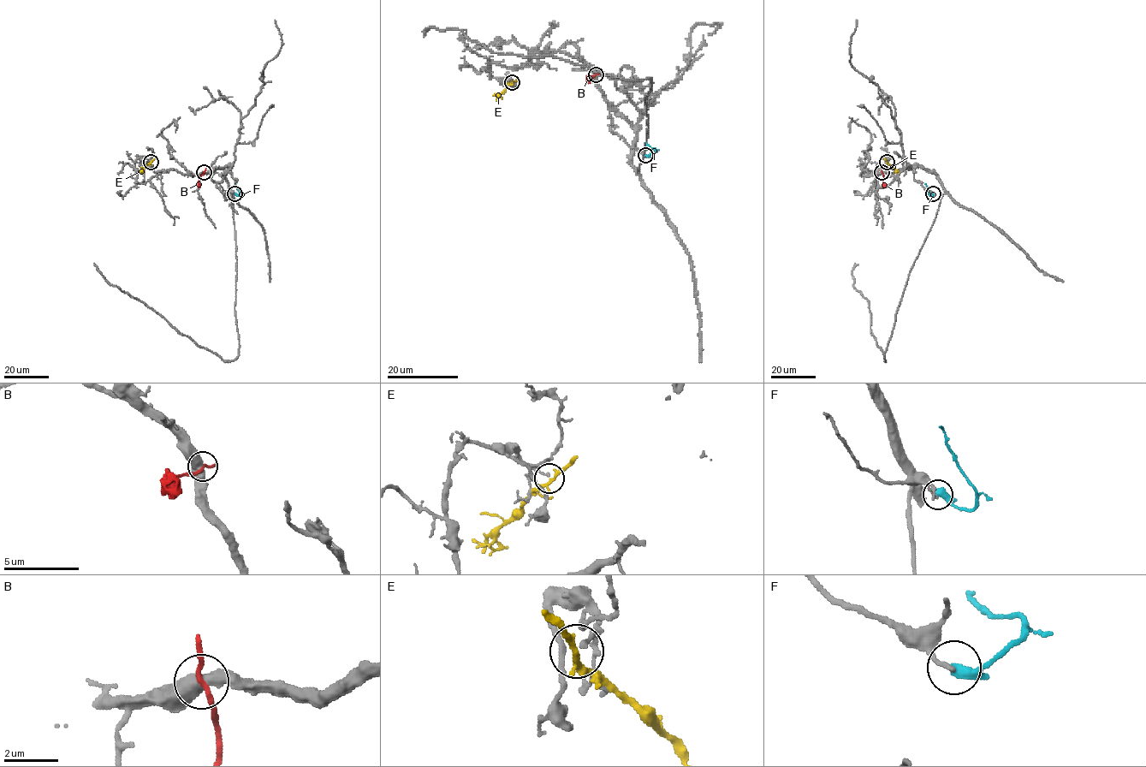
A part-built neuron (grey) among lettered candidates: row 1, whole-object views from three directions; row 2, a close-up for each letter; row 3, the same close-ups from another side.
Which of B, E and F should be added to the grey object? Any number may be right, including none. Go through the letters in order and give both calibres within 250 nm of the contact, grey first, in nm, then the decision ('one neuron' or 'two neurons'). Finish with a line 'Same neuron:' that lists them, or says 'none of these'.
B: 550/180 nm | two neurons
E: 140/220 nm | two neurons
F: 160/320 nm | two neurons
Same neuron: none of these

